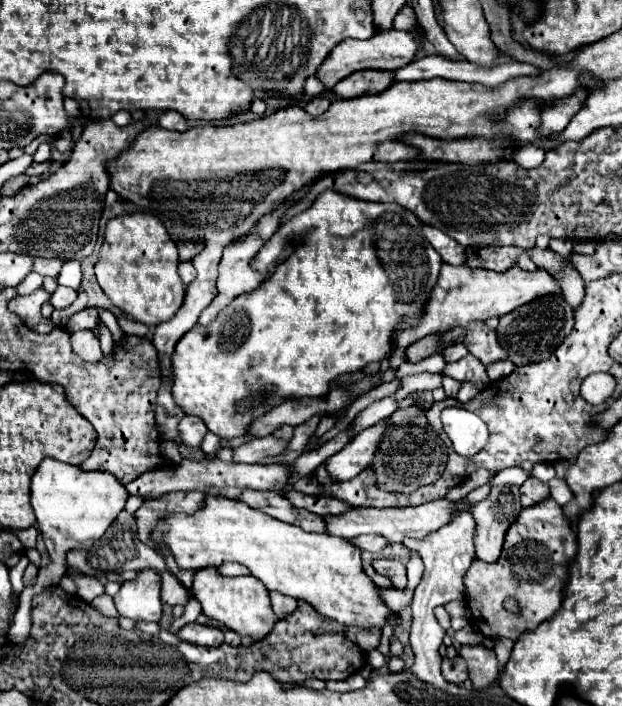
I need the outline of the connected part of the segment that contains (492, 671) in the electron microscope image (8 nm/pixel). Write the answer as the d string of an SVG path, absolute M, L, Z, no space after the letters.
M483 644L459 646L459 654L467 662L469 680L473 688L483 690L499 680L499 666L497 666L497 656L493 650L485 648Z

